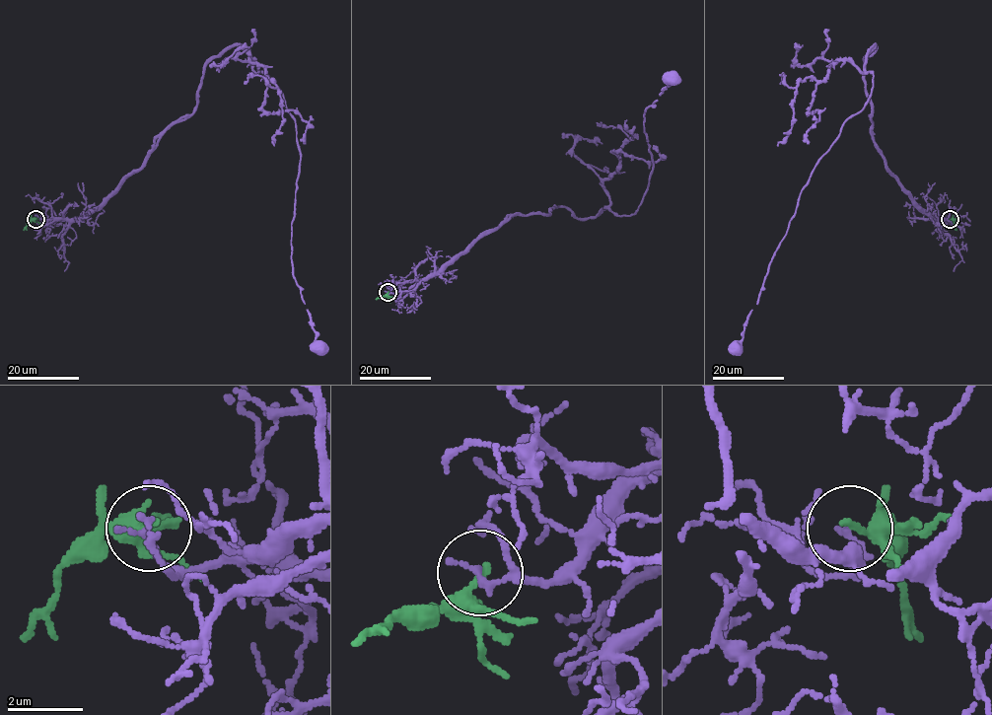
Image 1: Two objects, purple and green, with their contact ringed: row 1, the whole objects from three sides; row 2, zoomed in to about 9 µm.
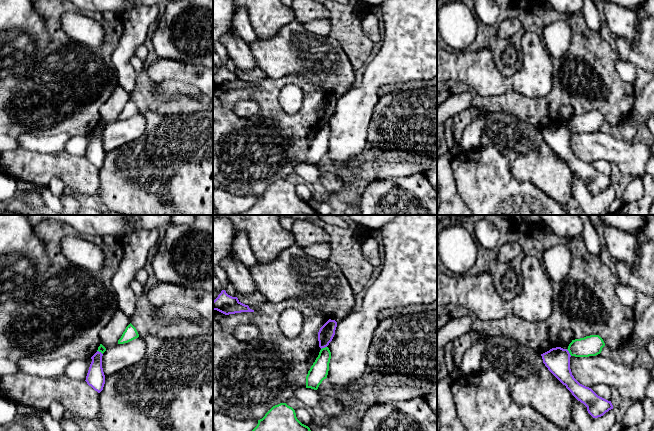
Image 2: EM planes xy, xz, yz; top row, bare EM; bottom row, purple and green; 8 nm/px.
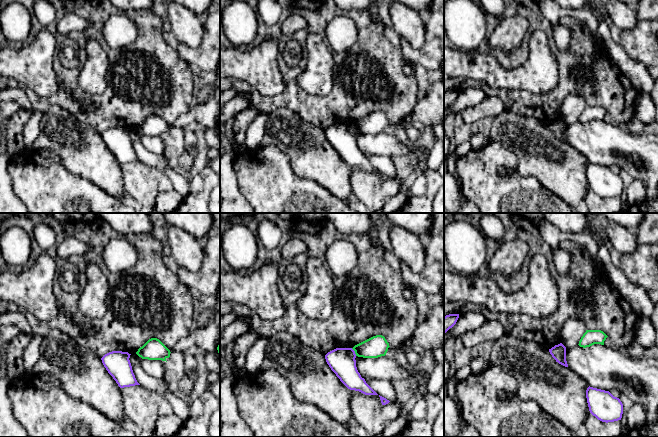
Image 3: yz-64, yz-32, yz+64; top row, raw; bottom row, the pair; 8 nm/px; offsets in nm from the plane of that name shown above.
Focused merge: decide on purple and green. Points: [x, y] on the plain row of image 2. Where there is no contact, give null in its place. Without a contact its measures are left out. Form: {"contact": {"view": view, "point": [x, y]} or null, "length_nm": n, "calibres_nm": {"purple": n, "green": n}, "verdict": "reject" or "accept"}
{"contact": {"view": "yz", "point": [568, 128]}, "length_nm": 70, "calibres_nm": {"purple": 200, "green": 170}, "verdict": "reject"}

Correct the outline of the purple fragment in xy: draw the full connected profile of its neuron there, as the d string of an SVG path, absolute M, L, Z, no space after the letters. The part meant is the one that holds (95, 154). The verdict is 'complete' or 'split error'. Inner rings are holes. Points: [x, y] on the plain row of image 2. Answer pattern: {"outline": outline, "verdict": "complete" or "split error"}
{"outline": "M97 127L92 133L92 138L90 140L86 158L95 167L100 169L103 166L105 160L105 151L102 144L102 132L103 130Z", "verdict": "complete"}

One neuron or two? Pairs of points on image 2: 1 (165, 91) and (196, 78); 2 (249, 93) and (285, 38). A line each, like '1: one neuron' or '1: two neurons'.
1: two neurons
2: two neurons

